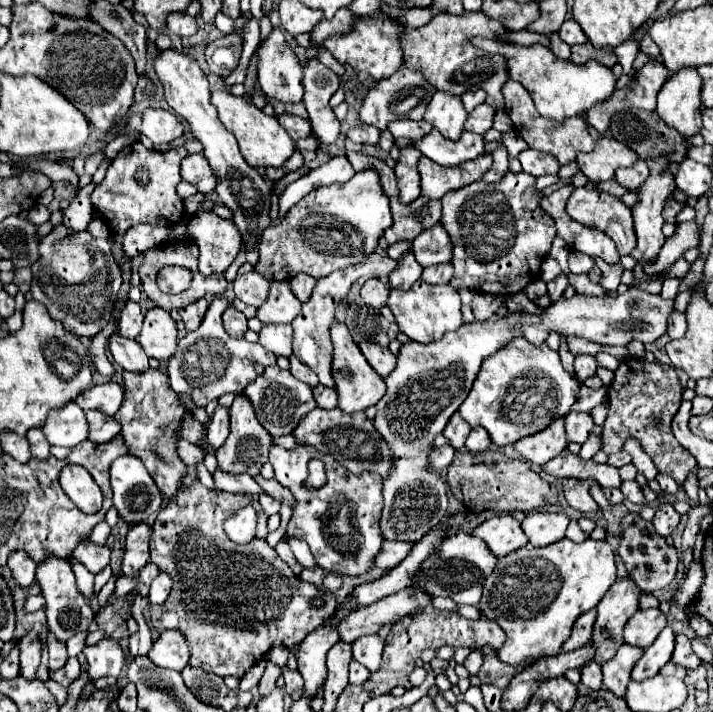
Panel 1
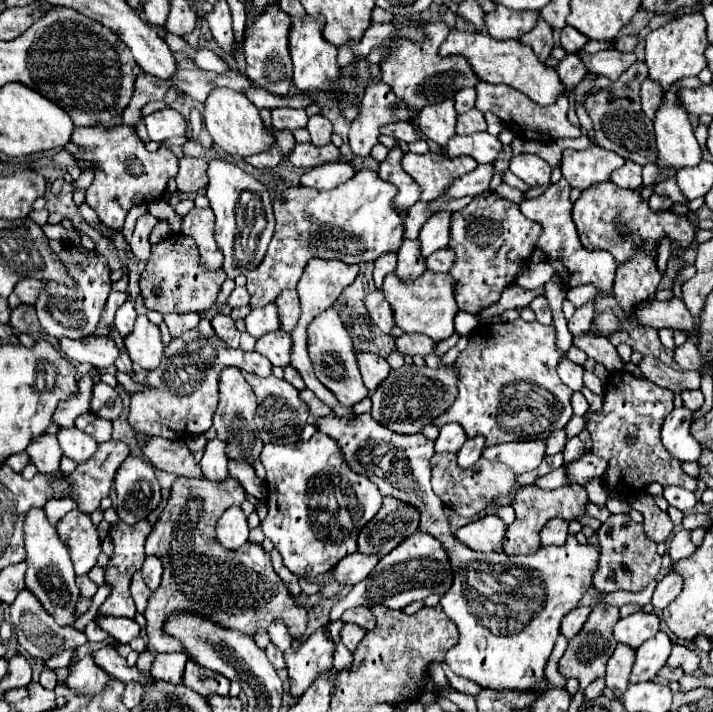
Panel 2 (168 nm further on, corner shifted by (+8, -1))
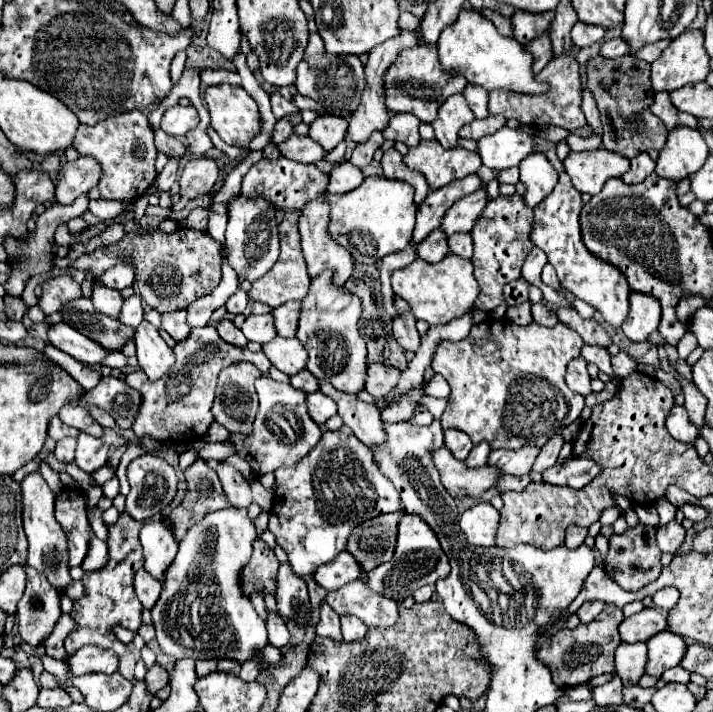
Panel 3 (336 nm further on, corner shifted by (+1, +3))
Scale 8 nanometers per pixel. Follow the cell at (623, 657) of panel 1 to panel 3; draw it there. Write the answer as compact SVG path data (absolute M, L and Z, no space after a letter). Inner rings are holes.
M622 643L616 649L614 655L616 661L616 673L622 679L622 683L628 685L636 685L640 681L640 677L644 675L644 667L648 661L648 651L646 651L646 643Z

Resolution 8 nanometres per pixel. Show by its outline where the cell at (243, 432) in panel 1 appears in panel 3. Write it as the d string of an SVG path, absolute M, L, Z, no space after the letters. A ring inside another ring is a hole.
M248 361L234 363L220 371L216 399L212 405L212 415L228 431L232 431L232 433L250 433L252 431L252 421L254 421L254 415L258 409L258 395L254 391L254 381L258 377L262 377L262 373L258 371L258 367L254 363L248 363Z

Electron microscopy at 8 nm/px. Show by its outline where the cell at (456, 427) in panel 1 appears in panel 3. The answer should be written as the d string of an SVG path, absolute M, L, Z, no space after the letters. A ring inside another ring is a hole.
M456 429L444 431L444 445L446 445L446 447L452 451L452 455L454 455L456 459L460 459L460 461L464 461L464 459L468 457L470 449L474 447L472 441L468 439L468 435L464 435L464 433L456 431Z

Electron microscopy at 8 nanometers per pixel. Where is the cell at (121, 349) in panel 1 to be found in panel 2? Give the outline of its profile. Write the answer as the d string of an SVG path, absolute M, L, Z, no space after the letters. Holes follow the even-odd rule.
M83 337L83 339L61 339L61 351L79 363L89 363L93 367L105 369L113 365L119 357L119 347L111 337Z

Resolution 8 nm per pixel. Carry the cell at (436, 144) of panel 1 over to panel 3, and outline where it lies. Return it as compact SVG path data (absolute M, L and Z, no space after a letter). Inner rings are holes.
M504 127L494 135L478 141L478 153L482 163L494 171L518 167L522 159L536 153L536 141L530 133Z

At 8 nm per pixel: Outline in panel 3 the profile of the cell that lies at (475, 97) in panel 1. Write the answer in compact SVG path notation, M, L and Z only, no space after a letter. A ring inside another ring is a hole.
M468 85L464 89L464 97L466 97L472 113L476 115L476 119L488 117L488 91L484 91L482 87L476 87L476 85Z

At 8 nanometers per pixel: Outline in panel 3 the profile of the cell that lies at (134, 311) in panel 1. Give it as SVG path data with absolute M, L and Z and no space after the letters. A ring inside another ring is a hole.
M132 295L132 297L124 299L122 309L120 309L120 315L118 315L124 325L138 327L140 321L142 321L142 315L144 315L144 311L142 311L142 301L140 301L138 295Z

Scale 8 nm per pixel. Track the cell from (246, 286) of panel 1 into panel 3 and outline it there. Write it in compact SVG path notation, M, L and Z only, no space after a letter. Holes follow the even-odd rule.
M238 289L228 301L226 301L226 311L228 313L232 313L232 315L238 315L238 313L242 313L244 309L246 309L246 305L248 305L248 293L246 291L242 291L242 289Z

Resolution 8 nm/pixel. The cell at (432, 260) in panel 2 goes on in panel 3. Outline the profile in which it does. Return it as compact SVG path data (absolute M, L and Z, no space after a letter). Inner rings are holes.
M456 233L452 237L448 237L448 245L450 245L450 251L460 255L462 259L470 259L472 257L472 235L470 233Z

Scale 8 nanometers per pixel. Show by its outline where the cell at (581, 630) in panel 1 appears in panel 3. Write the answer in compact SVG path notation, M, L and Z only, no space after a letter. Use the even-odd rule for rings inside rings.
M588 601L588 603L584 603L580 609L578 609L578 617L580 617L580 621L582 623L590 623L590 621L594 621L598 615L600 615L600 611L604 609L604 601Z

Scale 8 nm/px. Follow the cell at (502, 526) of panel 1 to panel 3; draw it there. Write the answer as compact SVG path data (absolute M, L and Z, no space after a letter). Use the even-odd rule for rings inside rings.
M476 503L466 509L458 521L460 531L466 535L468 543L490 547L496 539L500 513L490 503Z

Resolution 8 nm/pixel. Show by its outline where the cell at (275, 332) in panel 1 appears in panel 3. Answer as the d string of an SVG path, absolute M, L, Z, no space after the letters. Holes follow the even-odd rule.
M274 337L270 343L266 343L262 347L262 351L266 353L266 357L270 359L270 363L280 369L286 375L296 375L298 371L302 371L306 367L308 361L308 353L304 351L304 345L292 337L292 339L284 339L284 337Z

